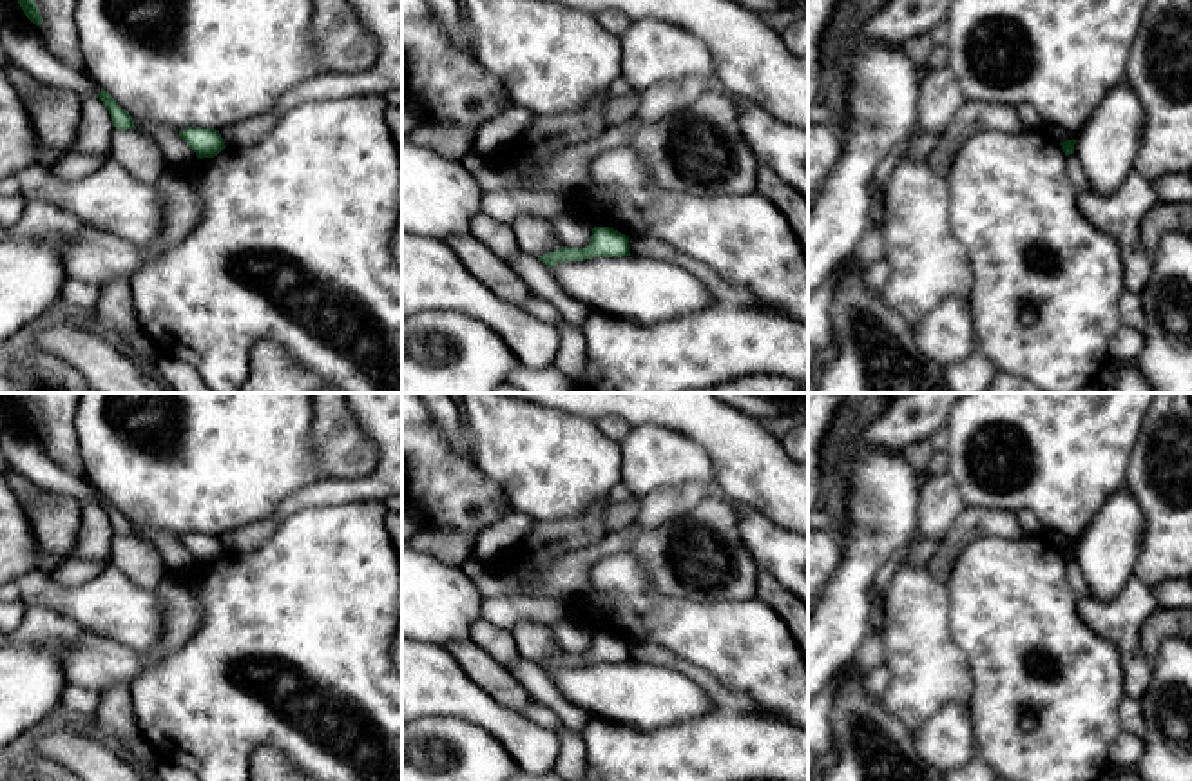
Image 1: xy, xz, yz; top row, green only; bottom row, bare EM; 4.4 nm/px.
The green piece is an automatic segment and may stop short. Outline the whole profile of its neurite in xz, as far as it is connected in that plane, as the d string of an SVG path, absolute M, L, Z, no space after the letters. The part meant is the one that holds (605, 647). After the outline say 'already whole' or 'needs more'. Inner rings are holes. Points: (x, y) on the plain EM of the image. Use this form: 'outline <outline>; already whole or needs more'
outline M594 632L591 647L585 654L562 652L554 658L538 661L547 672L569 667L583 667L592 663L623 663L630 661L629 643L609 632Z; already whole

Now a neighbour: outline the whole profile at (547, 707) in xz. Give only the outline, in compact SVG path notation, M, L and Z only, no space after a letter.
M518 658L509 670L531 696L531 703L520 710L524 718L553 730L563 725L582 736L591 714L574 707L562 696L551 672L542 669L536 661L524 658Z

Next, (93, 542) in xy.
M85 502L82 506L80 529L74 545L72 558L103 560L111 554L112 525L96 502Z

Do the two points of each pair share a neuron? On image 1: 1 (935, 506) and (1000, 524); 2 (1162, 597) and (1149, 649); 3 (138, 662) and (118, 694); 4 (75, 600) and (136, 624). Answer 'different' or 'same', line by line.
1: different
2: different
3: different
4: same

